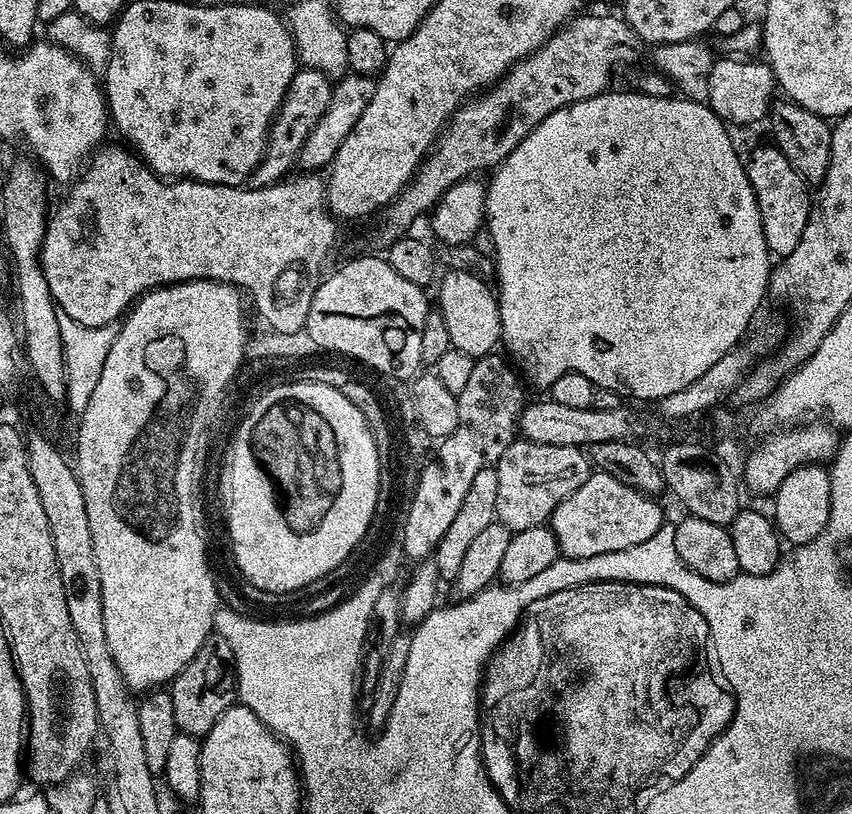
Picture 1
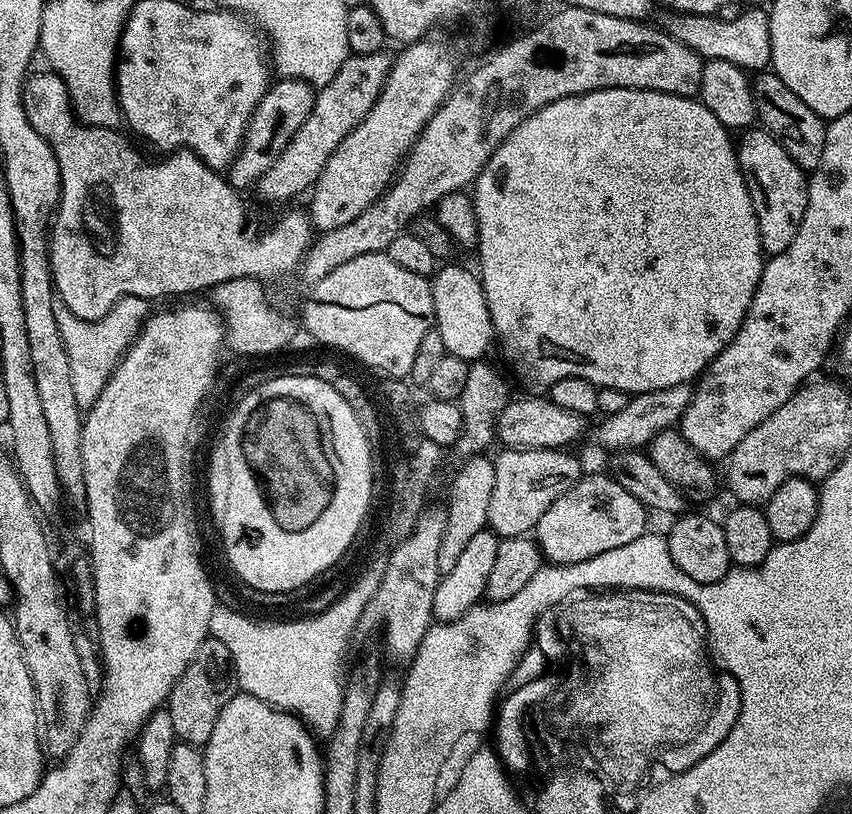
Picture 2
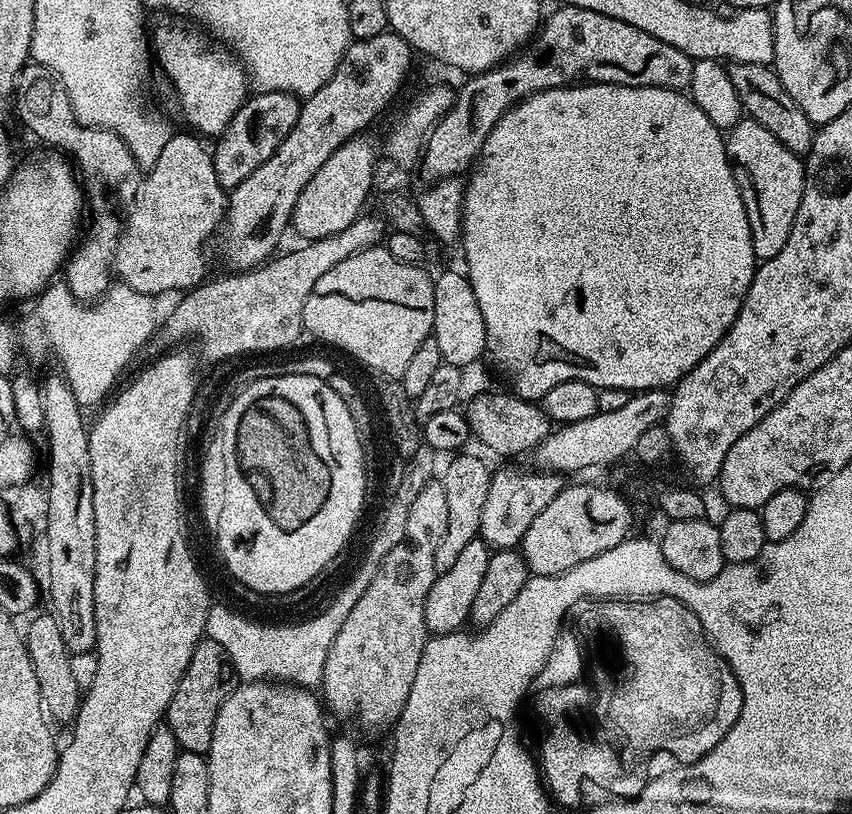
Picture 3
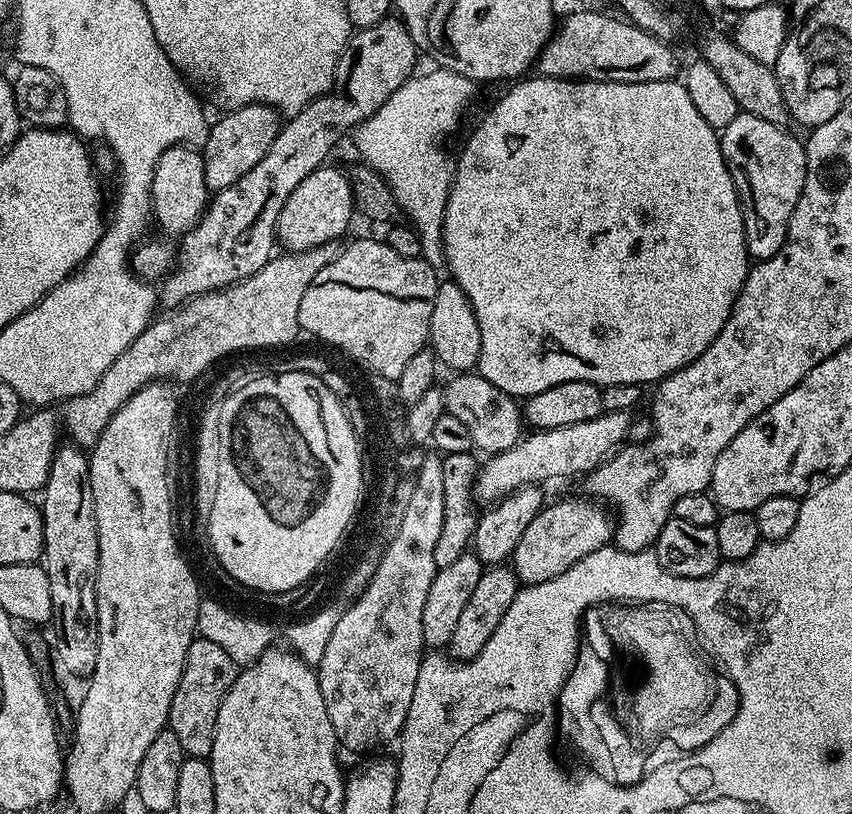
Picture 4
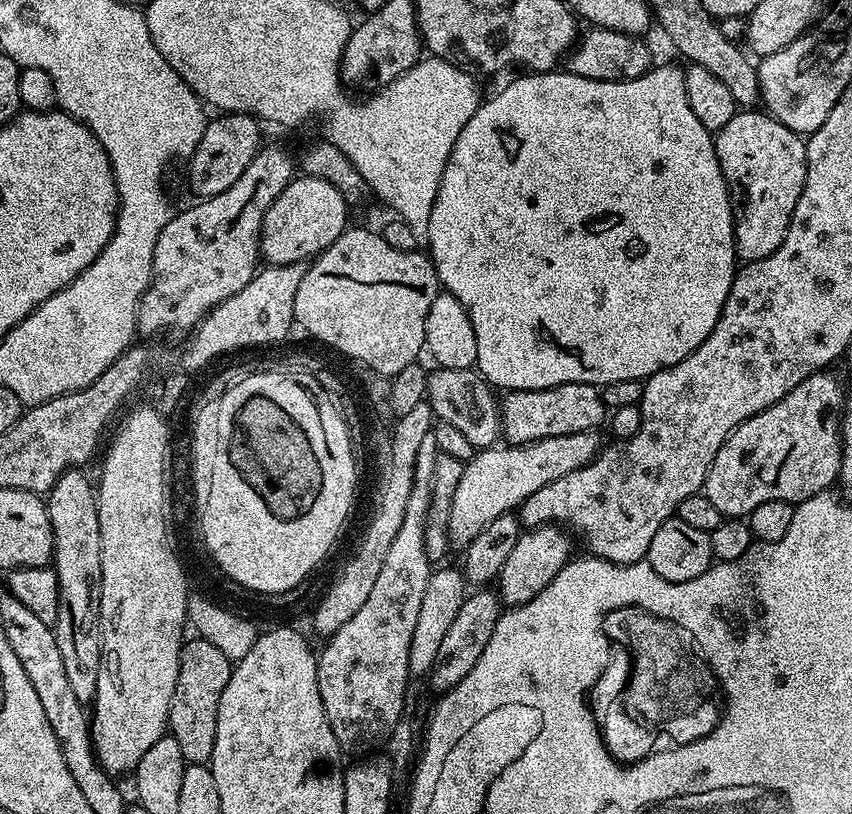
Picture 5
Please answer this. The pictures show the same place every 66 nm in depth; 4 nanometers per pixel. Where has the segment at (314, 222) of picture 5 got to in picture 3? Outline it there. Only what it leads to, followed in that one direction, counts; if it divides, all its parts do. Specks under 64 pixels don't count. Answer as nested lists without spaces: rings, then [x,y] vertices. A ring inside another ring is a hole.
[[[361,134],[346,141],[326,162],[322,170],[306,182],[302,194],[298,194],[298,202],[294,202],[294,210],[290,221],[291,231],[304,236],[305,241],[321,240],[326,234],[338,234],[338,230],[346,230],[350,222],[354,222],[364,211],[364,203],[368,200],[368,191],[372,188],[372,167],[376,164],[376,148]]]

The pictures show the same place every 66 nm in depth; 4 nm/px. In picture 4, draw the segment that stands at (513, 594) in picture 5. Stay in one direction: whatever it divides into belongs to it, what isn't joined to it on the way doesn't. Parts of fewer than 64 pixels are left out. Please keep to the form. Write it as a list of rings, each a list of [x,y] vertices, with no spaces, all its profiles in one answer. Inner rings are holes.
[[[587,495],[568,496],[565,500],[556,500],[545,503],[540,513],[526,526],[522,538],[518,538],[518,546],[514,546],[510,557],[510,567],[516,574],[516,579],[521,585],[527,586],[538,582],[550,582],[550,578],[558,578],[574,562],[582,562],[586,554],[594,554],[594,550],[611,545],[614,540],[614,516],[603,503],[589,498]]]

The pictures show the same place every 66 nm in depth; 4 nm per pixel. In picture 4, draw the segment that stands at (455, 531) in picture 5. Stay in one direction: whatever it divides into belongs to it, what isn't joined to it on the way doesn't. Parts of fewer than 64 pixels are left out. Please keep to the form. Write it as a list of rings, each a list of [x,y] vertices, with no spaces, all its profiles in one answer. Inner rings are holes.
[[[604,412],[586,422],[529,431],[529,436],[527,433],[517,444],[510,446],[510,450],[489,455],[485,459],[488,461],[479,465],[474,485],[475,499],[480,499],[481,505],[491,506],[520,488],[543,485],[543,480],[583,477],[593,472],[628,440],[628,427],[633,417],[632,412]]]

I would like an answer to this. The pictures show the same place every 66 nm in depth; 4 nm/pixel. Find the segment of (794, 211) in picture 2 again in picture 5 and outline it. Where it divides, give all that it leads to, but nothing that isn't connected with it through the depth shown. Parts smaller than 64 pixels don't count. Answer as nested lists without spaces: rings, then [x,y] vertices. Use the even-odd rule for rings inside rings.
[[[740,110],[737,111],[734,118],[730,118],[730,122],[726,122],[726,126],[722,126],[720,132],[715,133],[714,139],[716,142],[716,153],[718,154],[720,169],[724,175],[724,181],[728,184],[728,194],[732,198],[732,207],[734,209],[734,219],[736,222],[736,255],[744,262],[766,258],[770,254],[774,254],[774,250],[778,250],[778,246],[782,246],[782,238],[786,238],[786,230],[792,221],[794,206],[798,206],[798,198],[804,189],[806,174],[808,173],[808,146],[805,137],[801,135],[801,133],[790,130],[786,126],[782,126],[782,122],[778,122],[774,117],[769,116],[767,111]]]

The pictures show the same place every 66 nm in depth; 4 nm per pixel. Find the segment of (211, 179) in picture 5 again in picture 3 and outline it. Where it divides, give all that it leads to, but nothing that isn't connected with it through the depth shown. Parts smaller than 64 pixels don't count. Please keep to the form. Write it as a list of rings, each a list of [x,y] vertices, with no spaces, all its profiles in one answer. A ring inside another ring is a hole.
[[[257,91],[255,94],[249,95],[243,106],[234,114],[232,121],[226,126],[226,130],[220,133],[215,141],[216,148],[211,149],[214,174],[218,176],[218,182],[223,188],[226,190],[236,188],[238,182],[242,182],[242,178],[250,178],[250,174],[254,174],[254,170],[258,170],[258,166],[262,166],[262,162],[266,162],[266,158],[270,158],[276,153],[278,146],[286,138],[286,134],[290,134],[290,130],[294,130],[294,126],[298,122],[300,106],[301,101],[297,97],[291,96],[289,92]]]

